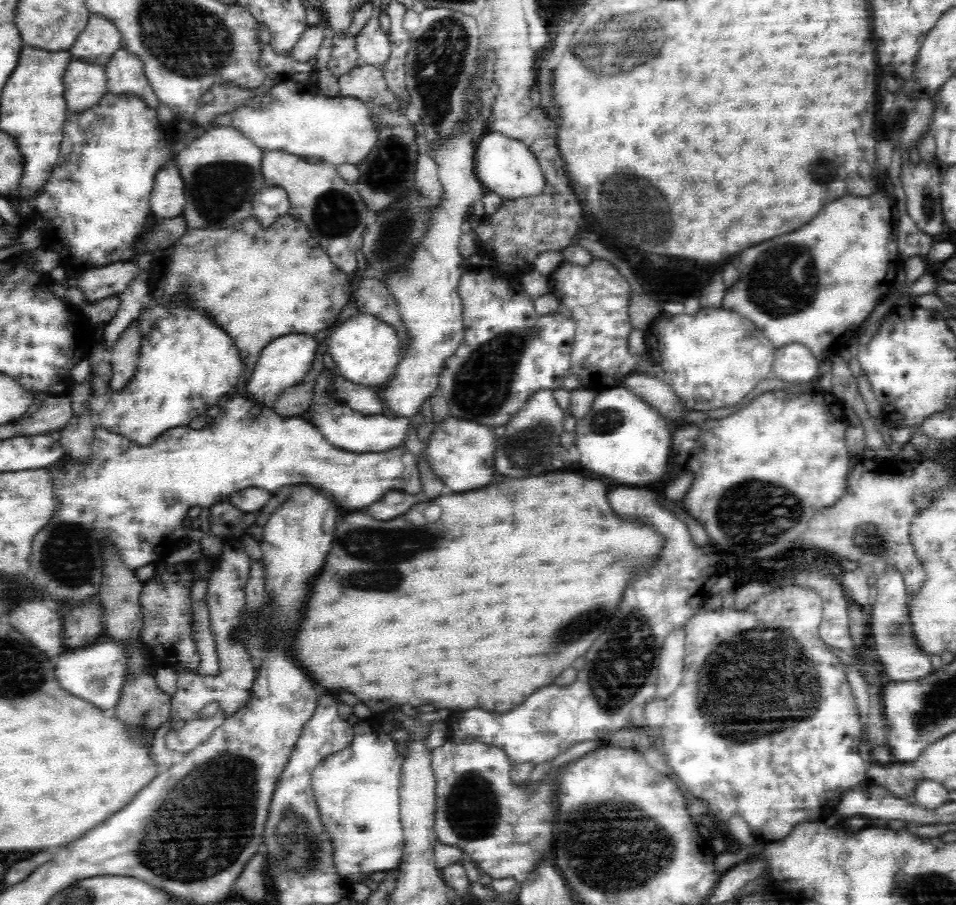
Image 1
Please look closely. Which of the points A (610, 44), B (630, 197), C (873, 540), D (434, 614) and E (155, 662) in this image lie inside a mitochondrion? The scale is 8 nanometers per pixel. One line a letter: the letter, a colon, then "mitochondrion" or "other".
A: mitochondrion
B: mitochondrion
C: mitochondrion
D: other
E: other

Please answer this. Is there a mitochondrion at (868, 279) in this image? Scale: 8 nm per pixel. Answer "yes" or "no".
no

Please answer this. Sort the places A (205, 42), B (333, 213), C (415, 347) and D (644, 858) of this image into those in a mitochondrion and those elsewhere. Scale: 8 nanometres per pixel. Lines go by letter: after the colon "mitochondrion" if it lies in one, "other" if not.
A: mitochondrion
B: mitochondrion
C: other
D: mitochondrion

